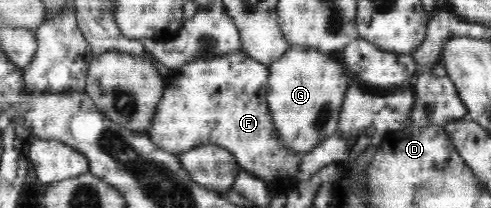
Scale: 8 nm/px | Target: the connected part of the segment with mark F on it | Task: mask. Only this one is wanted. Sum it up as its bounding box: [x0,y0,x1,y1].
[146,52,301,187]

